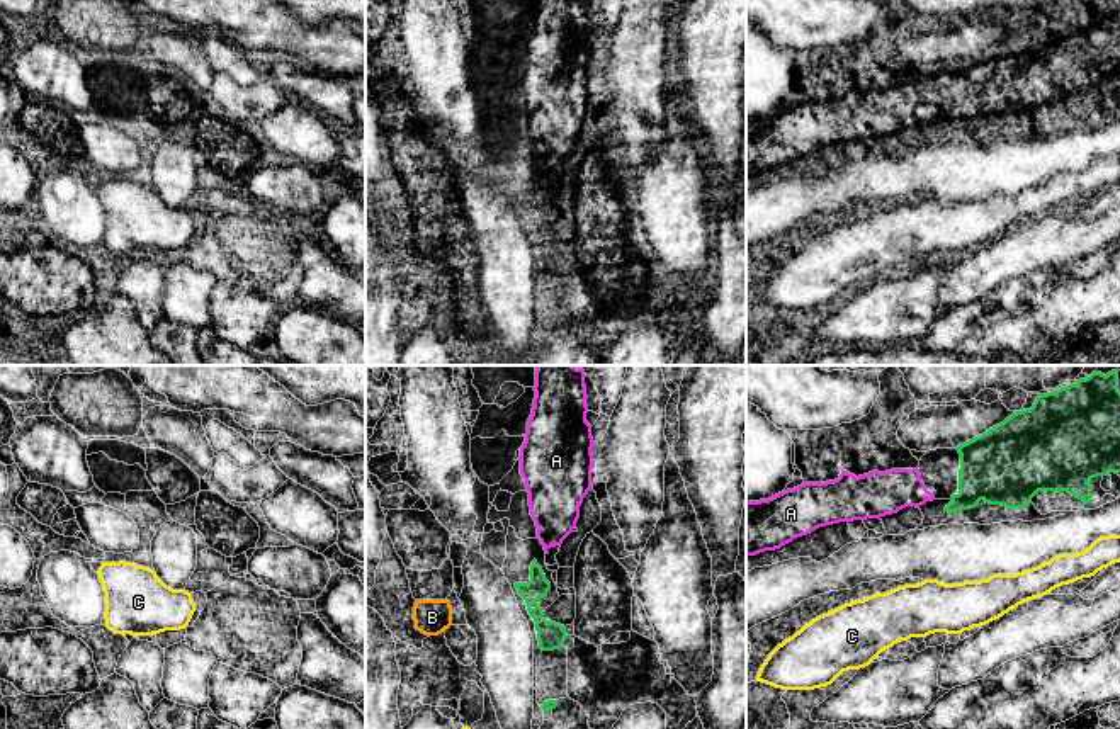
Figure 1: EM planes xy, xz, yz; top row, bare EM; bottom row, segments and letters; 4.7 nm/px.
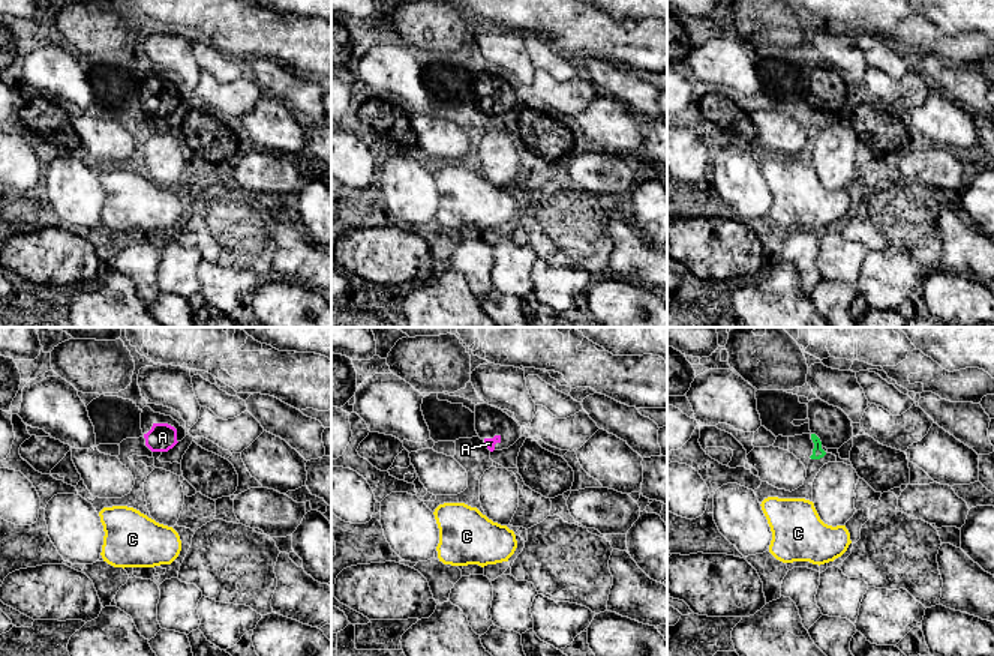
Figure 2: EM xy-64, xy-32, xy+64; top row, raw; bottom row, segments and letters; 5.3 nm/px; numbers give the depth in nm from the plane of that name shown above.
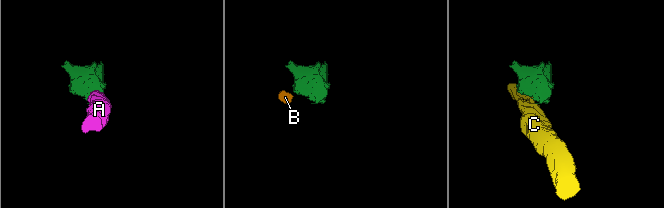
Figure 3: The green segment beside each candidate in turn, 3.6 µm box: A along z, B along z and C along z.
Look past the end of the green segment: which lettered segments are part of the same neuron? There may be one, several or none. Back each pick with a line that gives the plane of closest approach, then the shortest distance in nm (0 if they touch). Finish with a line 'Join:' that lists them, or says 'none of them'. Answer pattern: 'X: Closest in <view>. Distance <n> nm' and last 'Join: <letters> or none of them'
A: Closest in xz. Distance 70 nm
Join: A

